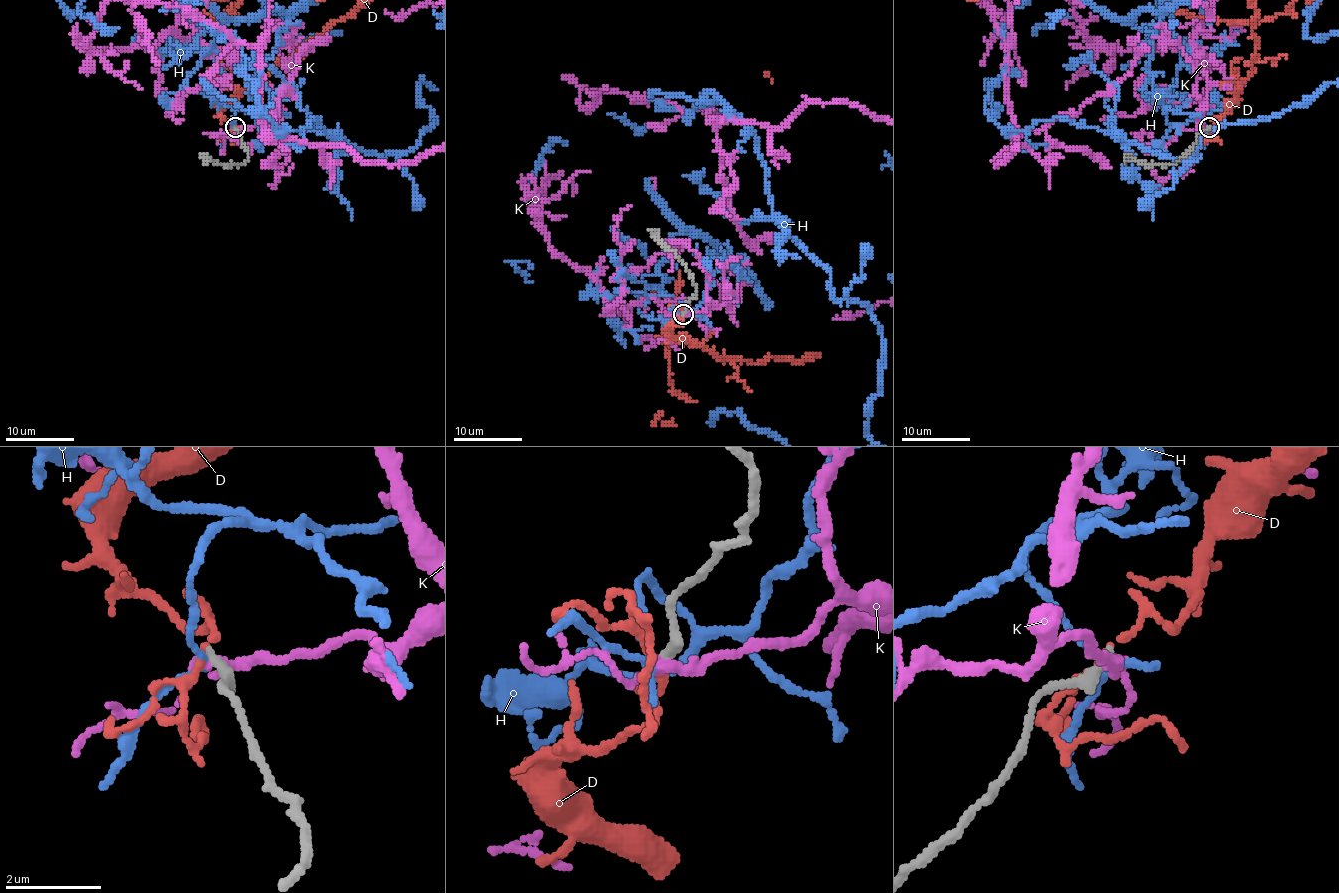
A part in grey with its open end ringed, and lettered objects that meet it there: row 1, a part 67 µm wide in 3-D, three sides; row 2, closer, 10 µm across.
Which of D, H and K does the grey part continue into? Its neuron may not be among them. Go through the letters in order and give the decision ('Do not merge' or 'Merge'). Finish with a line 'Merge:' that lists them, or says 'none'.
D: Do not merge
H: Do not merge
K: Do not merge
Merge: none

